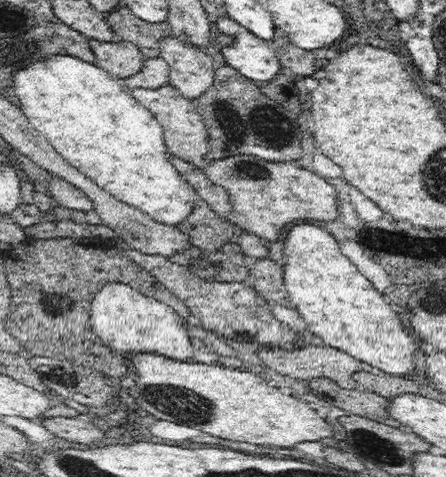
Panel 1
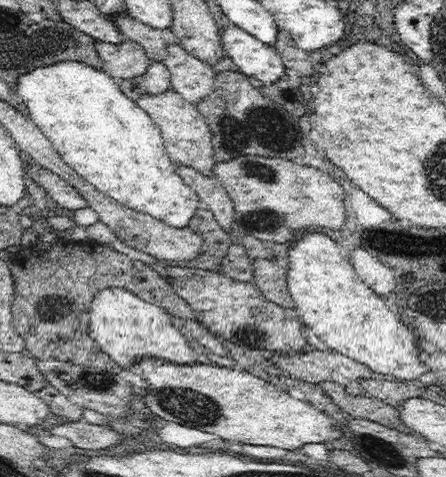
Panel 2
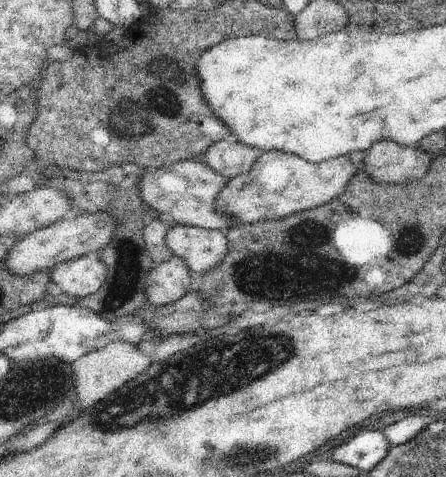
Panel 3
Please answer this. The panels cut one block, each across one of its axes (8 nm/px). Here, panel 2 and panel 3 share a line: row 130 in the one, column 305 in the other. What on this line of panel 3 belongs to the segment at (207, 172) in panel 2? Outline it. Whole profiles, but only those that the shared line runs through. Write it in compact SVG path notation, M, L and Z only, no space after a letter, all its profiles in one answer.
M267 152L257 158L257 162L247 170L247 174L239 174L231 178L215 198L215 214L235 220L231 228L263 224L283 220L291 214L307 212L313 208L321 208L323 204L339 198L349 180L355 176L355 168L351 166L347 156L331 158L321 164L311 164L305 158L285 152Z

